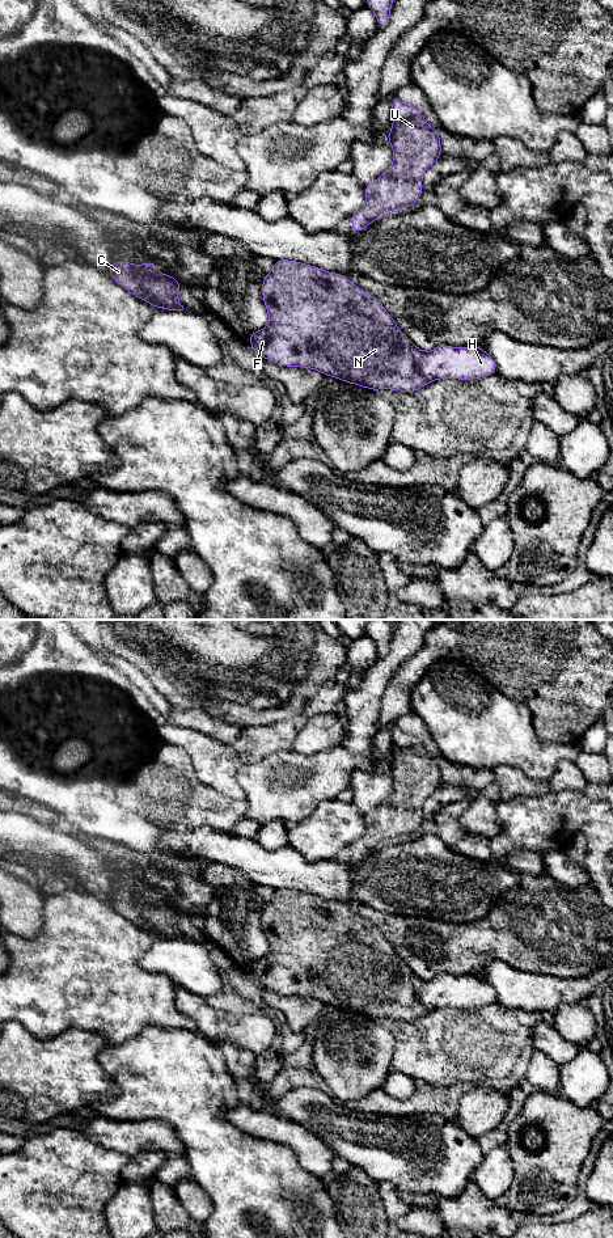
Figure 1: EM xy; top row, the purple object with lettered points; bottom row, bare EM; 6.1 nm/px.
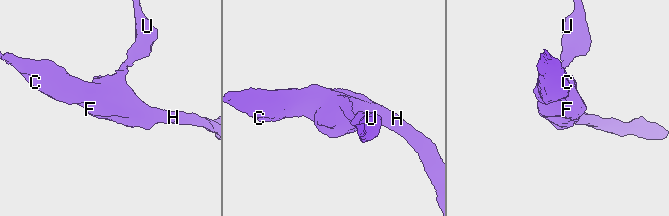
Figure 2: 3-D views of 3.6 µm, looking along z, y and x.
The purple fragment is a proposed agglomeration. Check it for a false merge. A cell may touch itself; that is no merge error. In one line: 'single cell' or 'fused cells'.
single cell

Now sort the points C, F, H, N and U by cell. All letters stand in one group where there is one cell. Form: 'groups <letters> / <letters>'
groups C F H N U

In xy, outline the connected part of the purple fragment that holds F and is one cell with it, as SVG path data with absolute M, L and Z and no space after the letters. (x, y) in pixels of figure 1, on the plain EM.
M275 888L271 900L265 904L262 909L262 928L266 934L270 950L265 958L259 960L251 960L248 967L251 979L254 979L261 986L271 989L279 994L312 997L324 1002L325 1005L331 1005L337 1009L359 1014L362 1017L367 1017L375 1021L380 1018L393 1018L405 1022L417 1021L422 1015L439 1007L473 1009L495 1004L496 1001L495 989L481 975L452 976L448 973L440 973L432 980L423 980L418 977L397 955L393 946L388 942L388 939L384 937L377 926L360 918L356 913L351 912L347 905L337 901L325 900L324 897L320 897L317 895L310 895L308 892L301 892L292 888Z

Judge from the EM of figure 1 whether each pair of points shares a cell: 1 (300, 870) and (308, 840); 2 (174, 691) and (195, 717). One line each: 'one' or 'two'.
1: two
2: two

